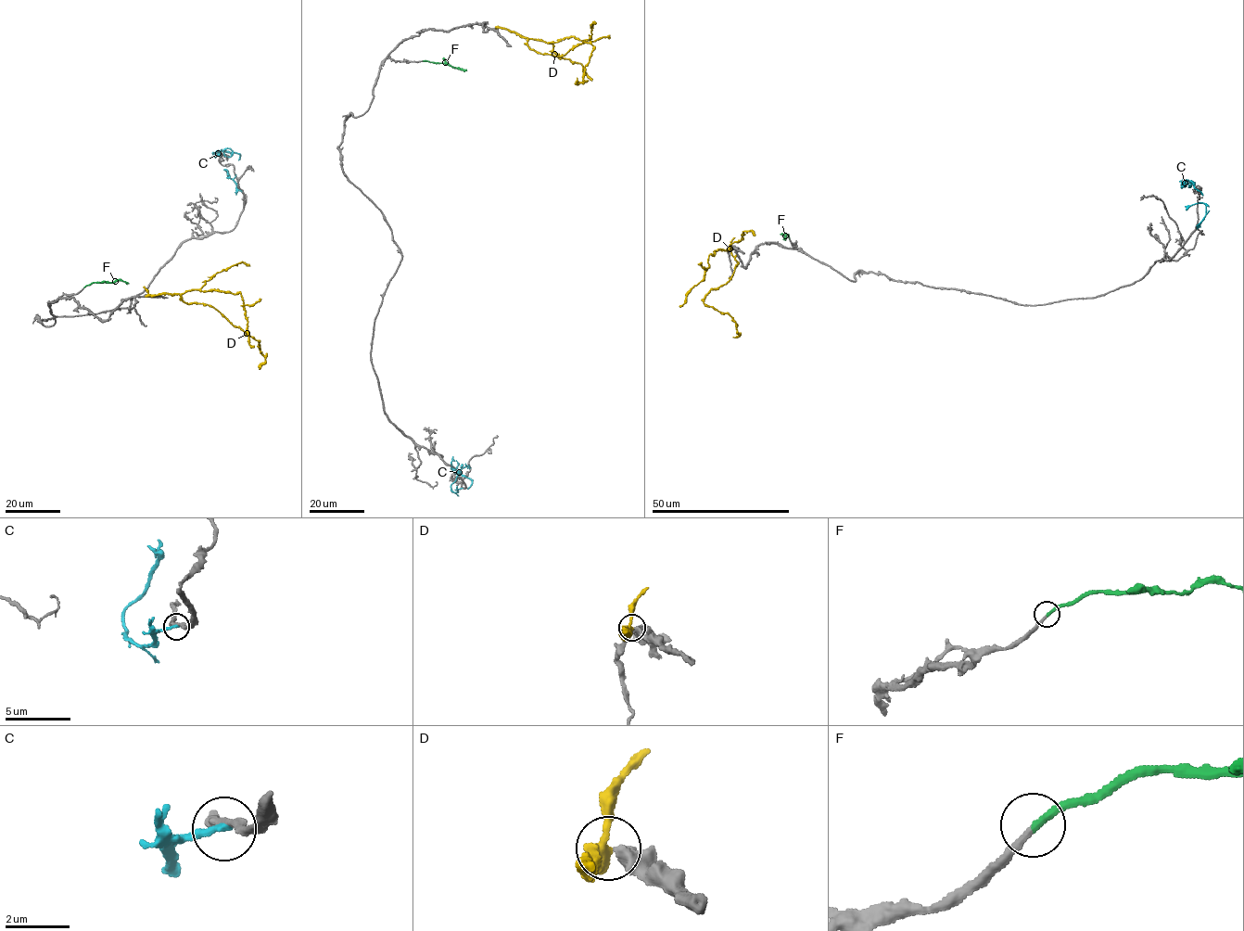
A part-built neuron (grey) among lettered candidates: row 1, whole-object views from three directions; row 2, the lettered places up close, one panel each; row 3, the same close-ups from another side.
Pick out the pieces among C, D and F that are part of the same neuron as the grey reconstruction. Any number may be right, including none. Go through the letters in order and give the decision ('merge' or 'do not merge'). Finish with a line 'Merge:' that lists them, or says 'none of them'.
C: do not merge
D: do not merge
F: merge
Merge: F

